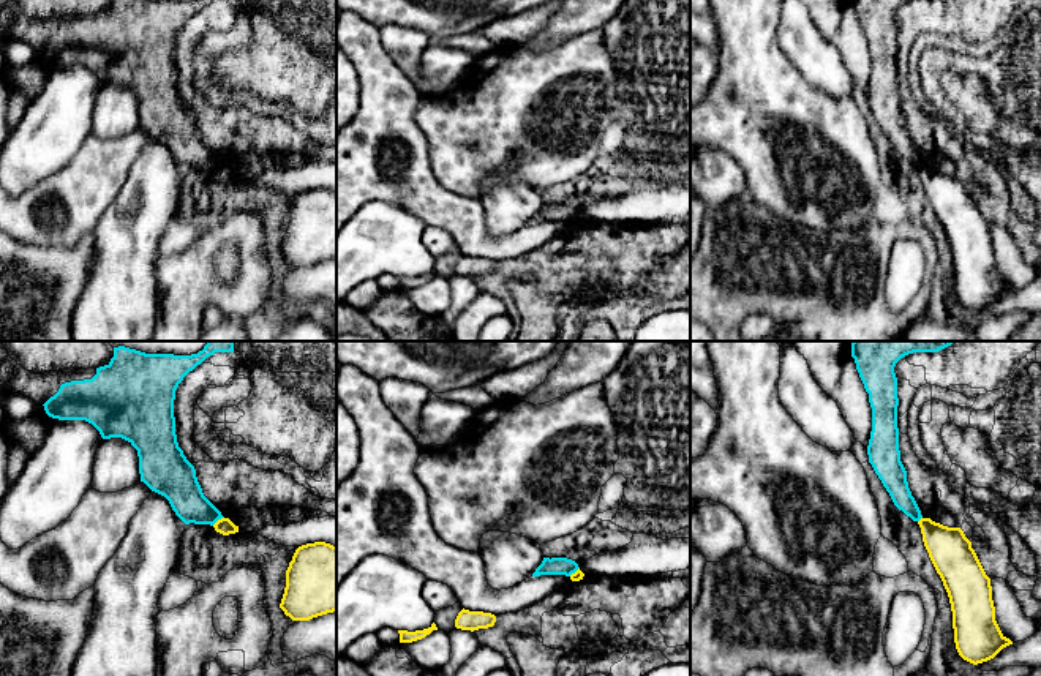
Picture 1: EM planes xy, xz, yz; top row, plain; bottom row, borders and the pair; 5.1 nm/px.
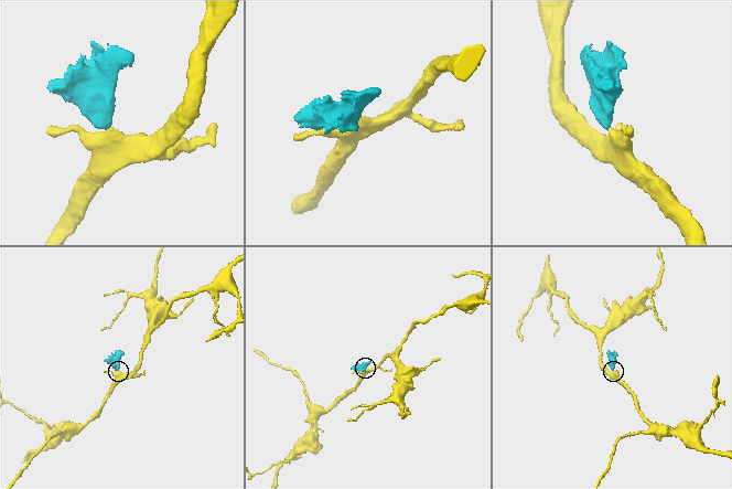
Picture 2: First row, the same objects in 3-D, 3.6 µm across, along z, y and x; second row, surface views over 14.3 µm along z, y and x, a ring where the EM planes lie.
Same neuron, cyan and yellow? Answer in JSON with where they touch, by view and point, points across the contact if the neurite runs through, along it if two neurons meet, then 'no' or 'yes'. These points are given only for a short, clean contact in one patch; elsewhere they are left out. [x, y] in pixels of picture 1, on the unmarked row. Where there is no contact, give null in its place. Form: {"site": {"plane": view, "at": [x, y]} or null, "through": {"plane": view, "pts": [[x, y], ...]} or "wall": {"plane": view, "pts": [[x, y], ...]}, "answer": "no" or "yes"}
{"site": {"plane": "xy", "at": [217, 166]}, "wall": {"plane": "xy", "pts": [[223, 163], [212, 171]]}, "answer": "no"}

